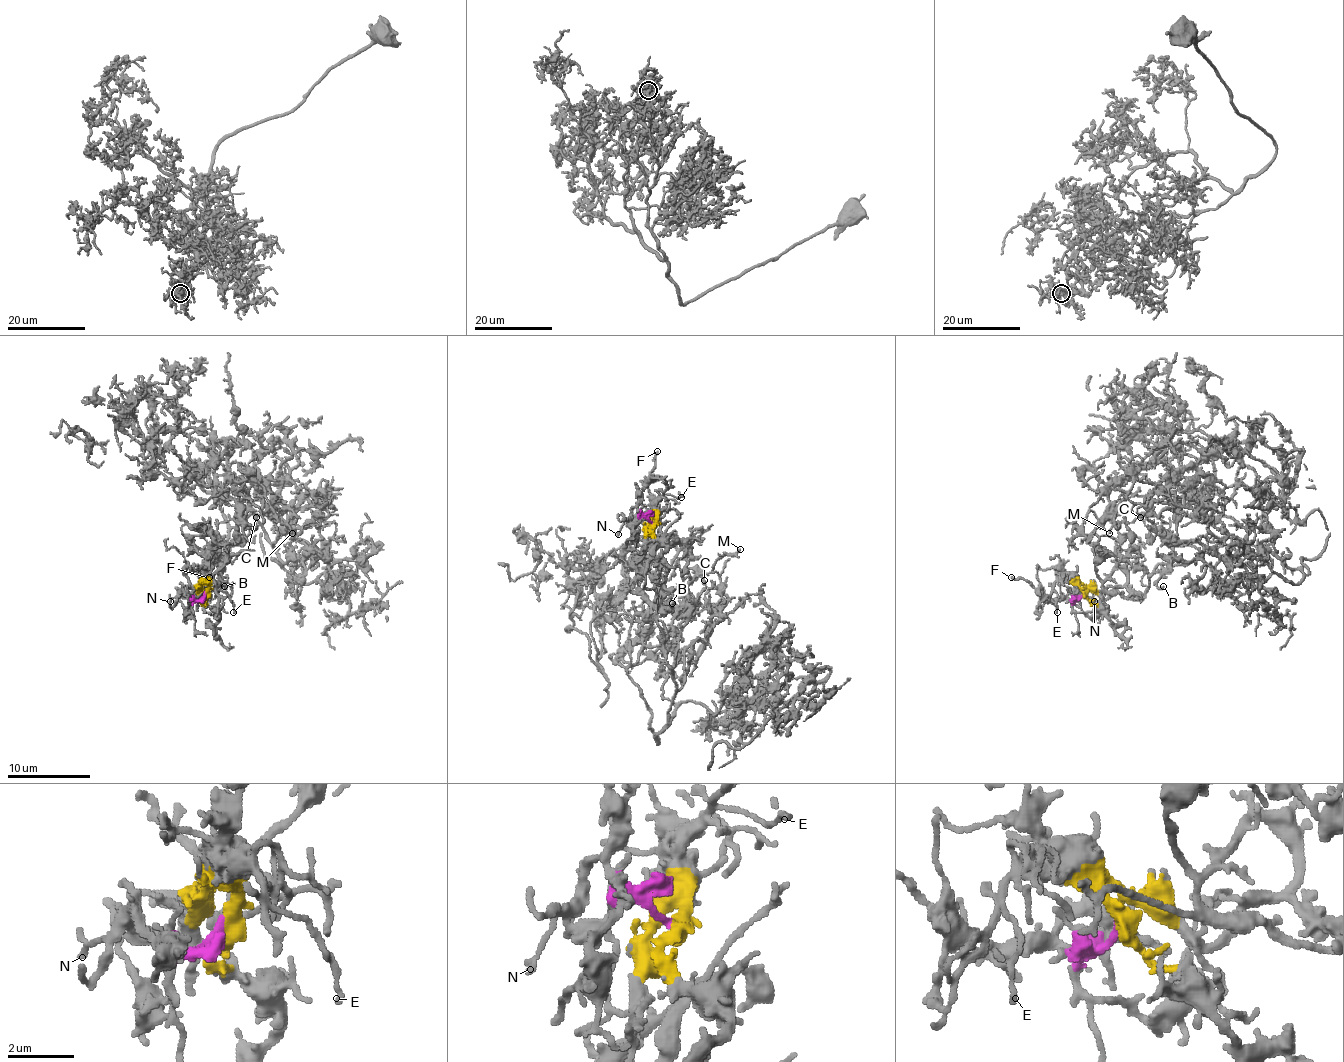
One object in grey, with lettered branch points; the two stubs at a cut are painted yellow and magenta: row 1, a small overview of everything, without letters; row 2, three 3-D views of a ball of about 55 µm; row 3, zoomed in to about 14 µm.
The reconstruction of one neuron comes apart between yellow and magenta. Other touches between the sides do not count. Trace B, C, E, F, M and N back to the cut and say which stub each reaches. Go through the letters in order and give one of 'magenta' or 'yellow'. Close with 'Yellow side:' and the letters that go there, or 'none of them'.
B: yellow
C: yellow
E: yellow
F: magenta
M: yellow
N: magenta
Yellow side: B, C, E, M

